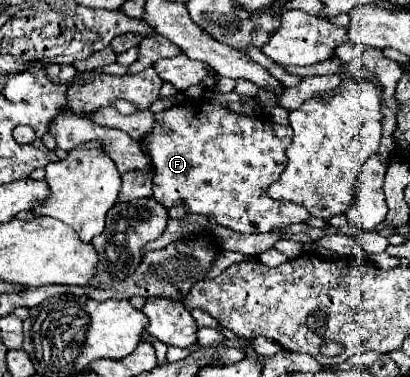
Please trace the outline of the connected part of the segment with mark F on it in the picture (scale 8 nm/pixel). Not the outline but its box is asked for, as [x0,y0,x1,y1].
[143,98,309,234]

